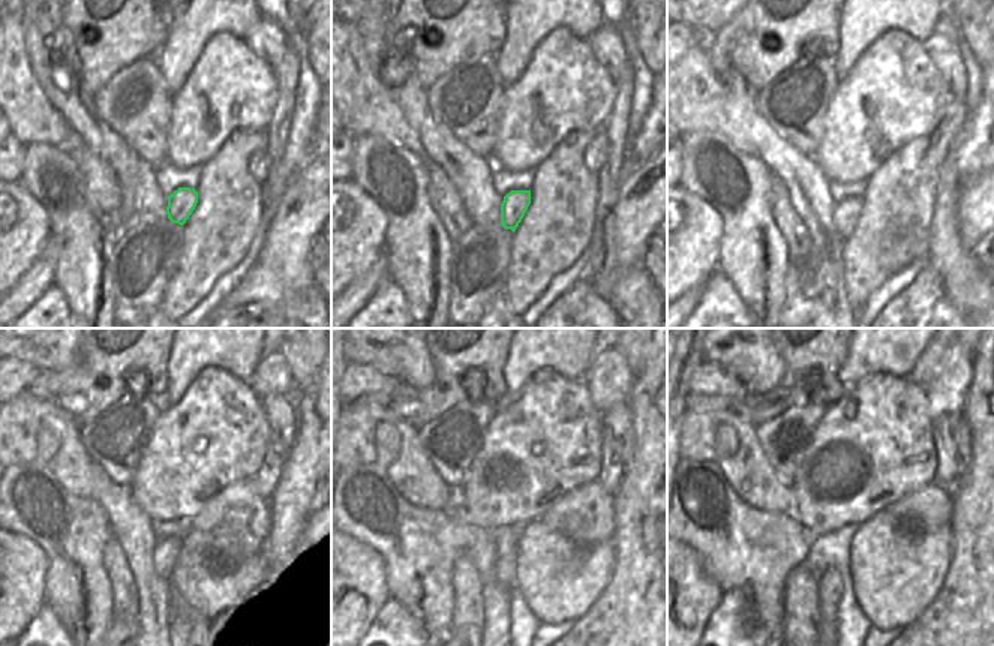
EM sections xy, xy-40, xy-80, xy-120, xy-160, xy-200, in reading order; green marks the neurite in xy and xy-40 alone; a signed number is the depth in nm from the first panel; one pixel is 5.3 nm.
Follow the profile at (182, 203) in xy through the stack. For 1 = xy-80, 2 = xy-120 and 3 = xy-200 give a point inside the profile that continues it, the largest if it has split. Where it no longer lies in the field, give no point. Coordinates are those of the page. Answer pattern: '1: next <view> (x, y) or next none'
1: next xy-80 (847, 210)
2: next xy-120 (165, 555)
3: next xy-200 (829, 585)

